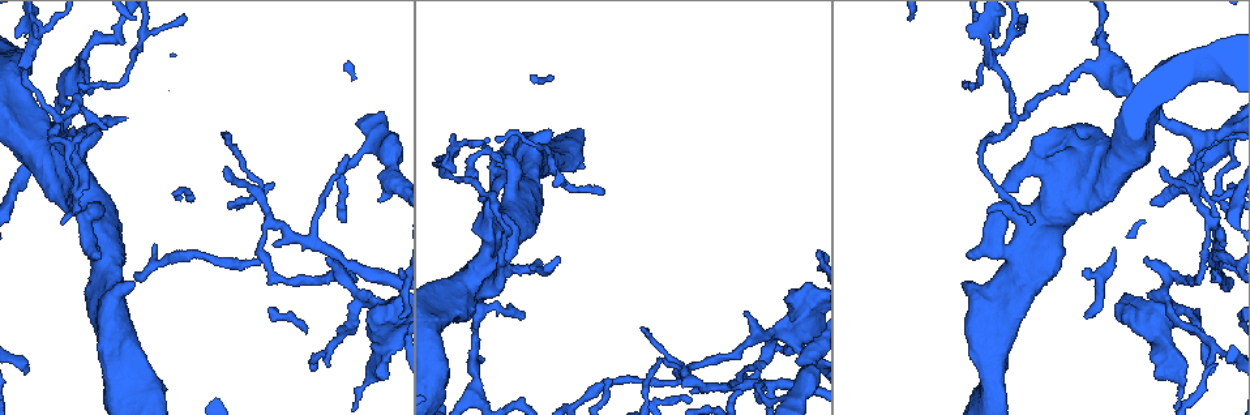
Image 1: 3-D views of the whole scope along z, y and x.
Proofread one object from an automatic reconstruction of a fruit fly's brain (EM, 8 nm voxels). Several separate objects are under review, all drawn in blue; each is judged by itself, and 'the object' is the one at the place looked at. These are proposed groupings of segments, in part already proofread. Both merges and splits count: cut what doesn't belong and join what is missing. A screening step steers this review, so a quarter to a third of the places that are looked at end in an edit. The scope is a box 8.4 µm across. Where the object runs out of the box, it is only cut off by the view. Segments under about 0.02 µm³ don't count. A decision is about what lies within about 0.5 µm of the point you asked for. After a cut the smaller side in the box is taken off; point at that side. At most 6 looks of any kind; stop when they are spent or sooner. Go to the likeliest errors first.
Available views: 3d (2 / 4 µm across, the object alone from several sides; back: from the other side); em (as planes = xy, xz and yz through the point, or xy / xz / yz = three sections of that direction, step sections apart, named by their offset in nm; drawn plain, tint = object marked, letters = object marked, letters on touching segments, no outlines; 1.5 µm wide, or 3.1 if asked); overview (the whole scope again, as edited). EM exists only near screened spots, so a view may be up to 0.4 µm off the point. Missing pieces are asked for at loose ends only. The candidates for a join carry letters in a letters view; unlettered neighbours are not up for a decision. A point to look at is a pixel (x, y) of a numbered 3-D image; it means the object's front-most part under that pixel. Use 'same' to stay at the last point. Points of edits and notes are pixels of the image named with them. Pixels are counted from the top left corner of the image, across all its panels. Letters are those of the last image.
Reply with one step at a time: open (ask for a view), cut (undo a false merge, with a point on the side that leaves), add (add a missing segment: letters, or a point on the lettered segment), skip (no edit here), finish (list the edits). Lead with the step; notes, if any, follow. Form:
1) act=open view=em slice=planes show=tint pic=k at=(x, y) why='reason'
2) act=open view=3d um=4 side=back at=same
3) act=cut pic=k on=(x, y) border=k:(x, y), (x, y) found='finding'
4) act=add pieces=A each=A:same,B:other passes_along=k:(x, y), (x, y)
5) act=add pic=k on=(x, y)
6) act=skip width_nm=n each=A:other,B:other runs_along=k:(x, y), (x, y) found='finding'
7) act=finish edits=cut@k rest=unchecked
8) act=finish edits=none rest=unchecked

act=open view=em slice=xy step=8 show=letters pic=1 at=(1192, 158)

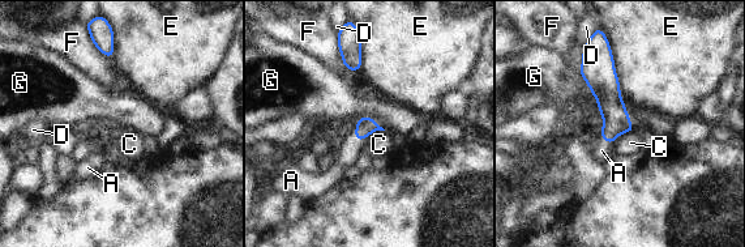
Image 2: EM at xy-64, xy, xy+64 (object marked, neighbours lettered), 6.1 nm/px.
act=open view=em slice=planes show=letters at=same why='another direction'

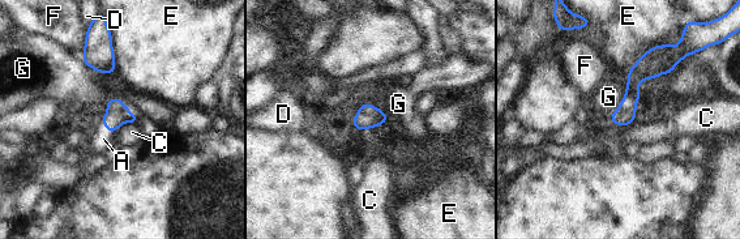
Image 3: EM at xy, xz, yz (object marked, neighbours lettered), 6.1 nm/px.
act=add pieces=A each=A:same,C:other,D:other,E:other,F:other,G:other passes_along=3:(118, 114), (107, 129), (103, 139) found='the neuron continues'

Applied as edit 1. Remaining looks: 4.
act=open view=overview

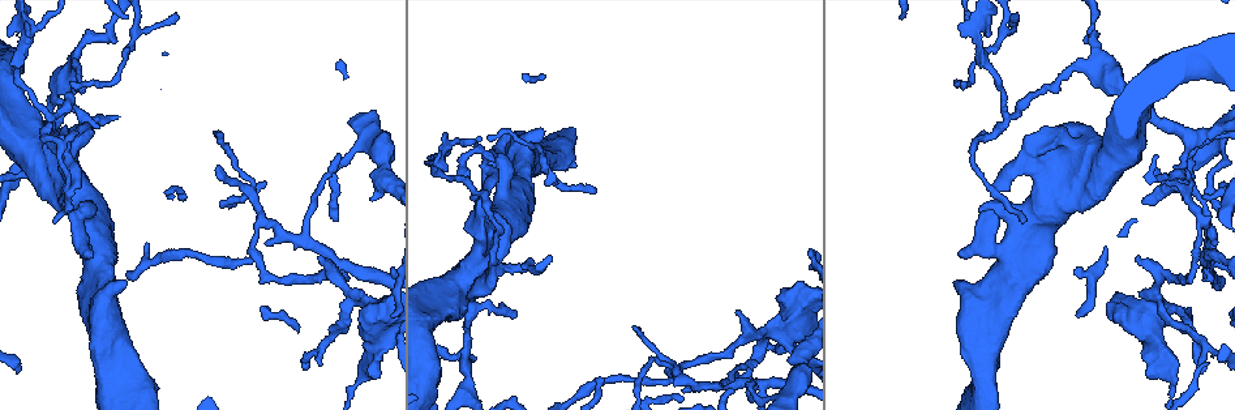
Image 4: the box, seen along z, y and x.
act=open view=3d um=4 pic=4 at=(762, 385) why='sharp bend'

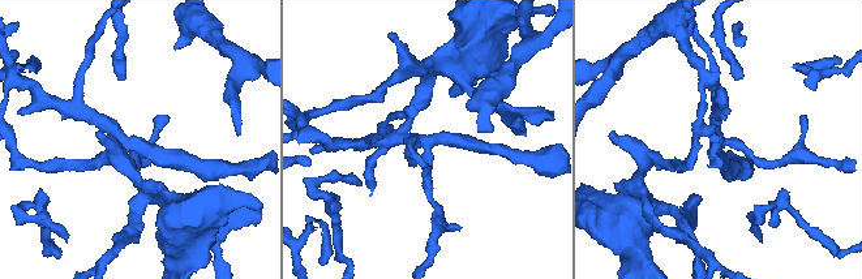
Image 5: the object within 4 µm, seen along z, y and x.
act=open view=em slice=planes show=letters pic=5 at=(431, 139) why='now the EM'

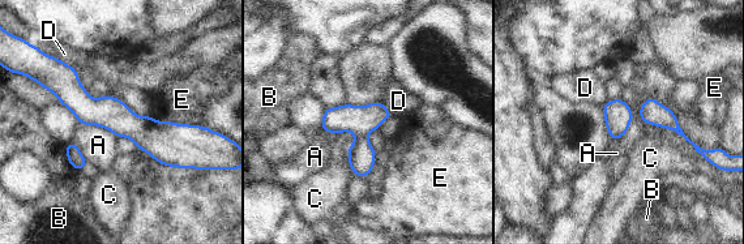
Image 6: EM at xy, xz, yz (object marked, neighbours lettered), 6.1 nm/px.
act=skip each=A:other,B:other,C:other,D:other,E:other runs_along=6:(48, 85), (146, 133), (195, 133) found='one neuron here'

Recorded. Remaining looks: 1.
act=finish edits=add@3 rest=unchecked

